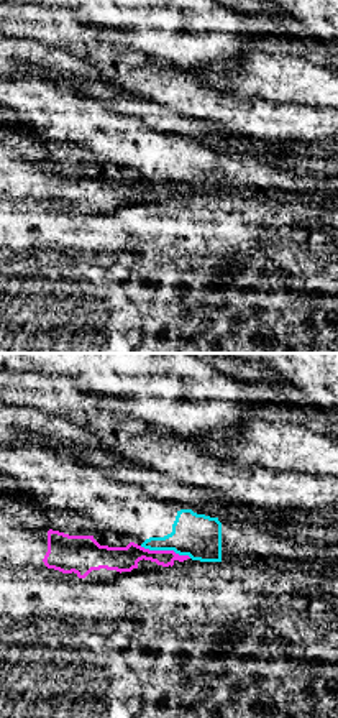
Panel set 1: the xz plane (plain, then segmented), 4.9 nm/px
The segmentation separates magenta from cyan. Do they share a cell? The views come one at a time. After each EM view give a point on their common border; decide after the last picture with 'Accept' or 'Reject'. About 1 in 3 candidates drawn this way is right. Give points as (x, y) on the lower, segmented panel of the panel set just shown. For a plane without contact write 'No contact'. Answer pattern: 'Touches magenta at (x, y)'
Touches magenta at (166, 551)

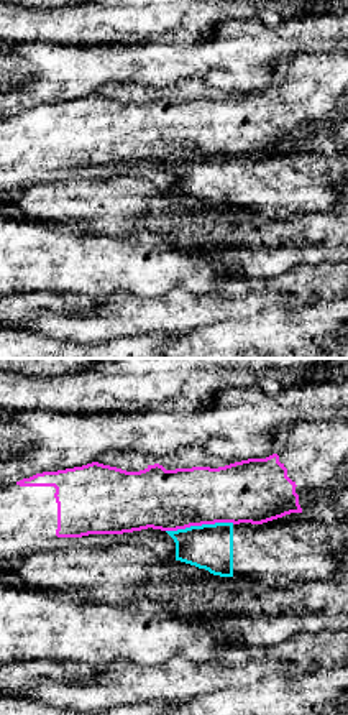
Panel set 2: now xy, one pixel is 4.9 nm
Touches magenta at (199, 525)

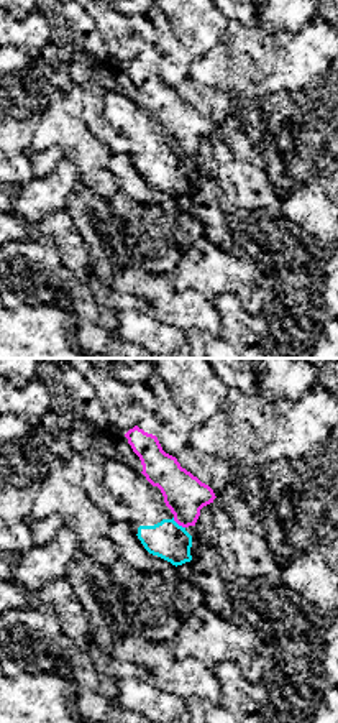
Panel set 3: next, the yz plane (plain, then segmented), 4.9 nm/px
Touches magenta at (179, 524)

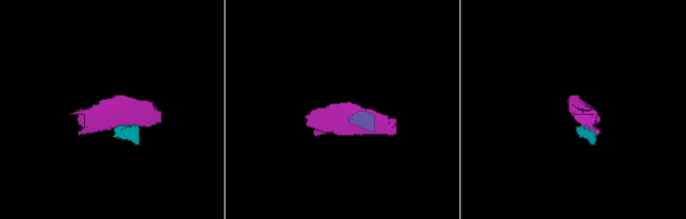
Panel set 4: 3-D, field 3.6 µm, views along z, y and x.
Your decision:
Reject

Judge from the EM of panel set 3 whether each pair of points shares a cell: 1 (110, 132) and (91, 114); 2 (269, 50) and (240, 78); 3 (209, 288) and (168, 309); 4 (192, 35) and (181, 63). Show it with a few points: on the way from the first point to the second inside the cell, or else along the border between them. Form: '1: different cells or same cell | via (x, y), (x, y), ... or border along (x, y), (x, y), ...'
1: same cell | via (105, 128), (95, 119)
2: same cell | via (263, 56), (246, 71)
3: different cells | border along (168, 275), (179, 290), (196, 290), (212, 301)
4: different cells | border along (168, 23), (189, 53)

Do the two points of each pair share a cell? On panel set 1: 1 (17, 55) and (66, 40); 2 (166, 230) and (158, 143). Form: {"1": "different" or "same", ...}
{"1": "different", "2": "different"}

